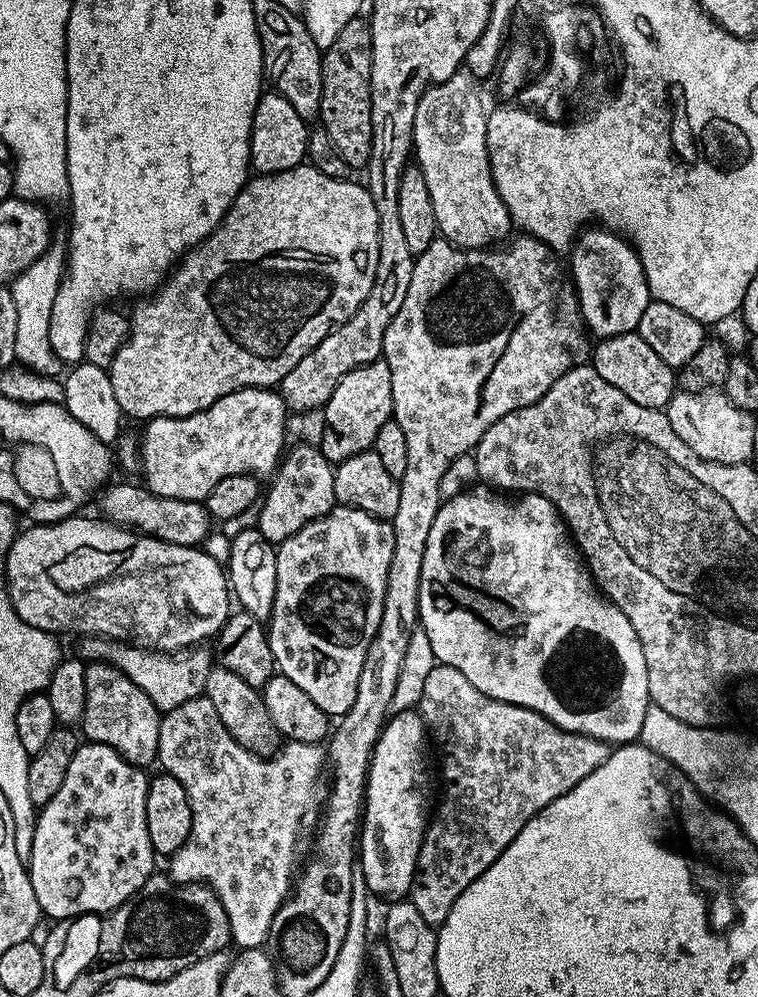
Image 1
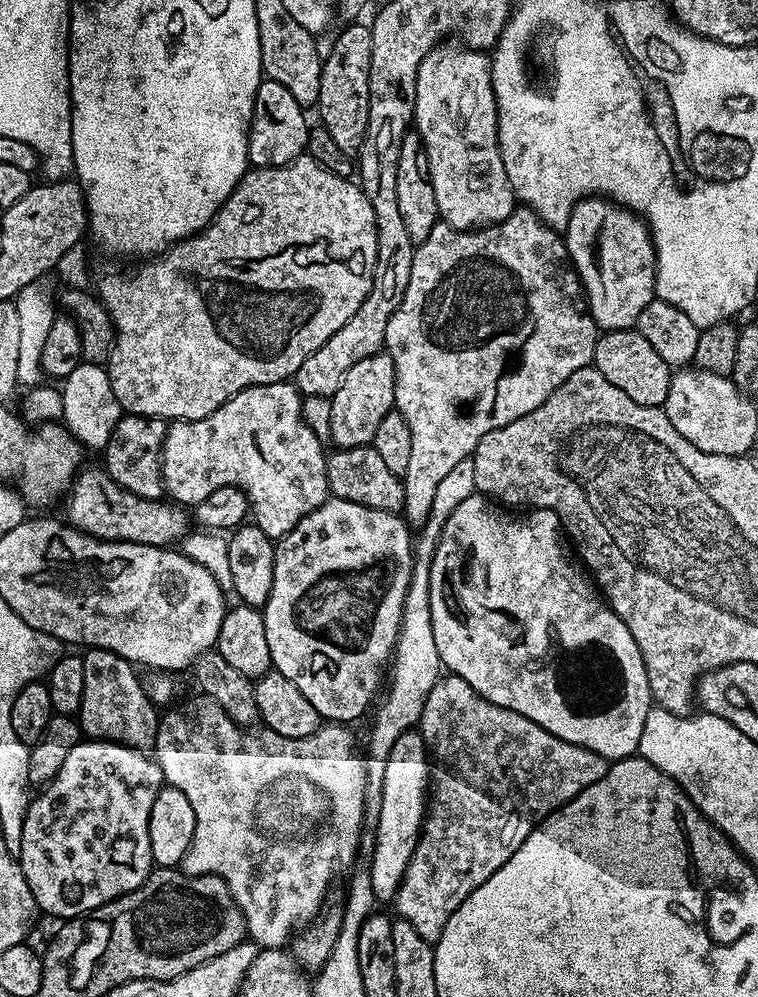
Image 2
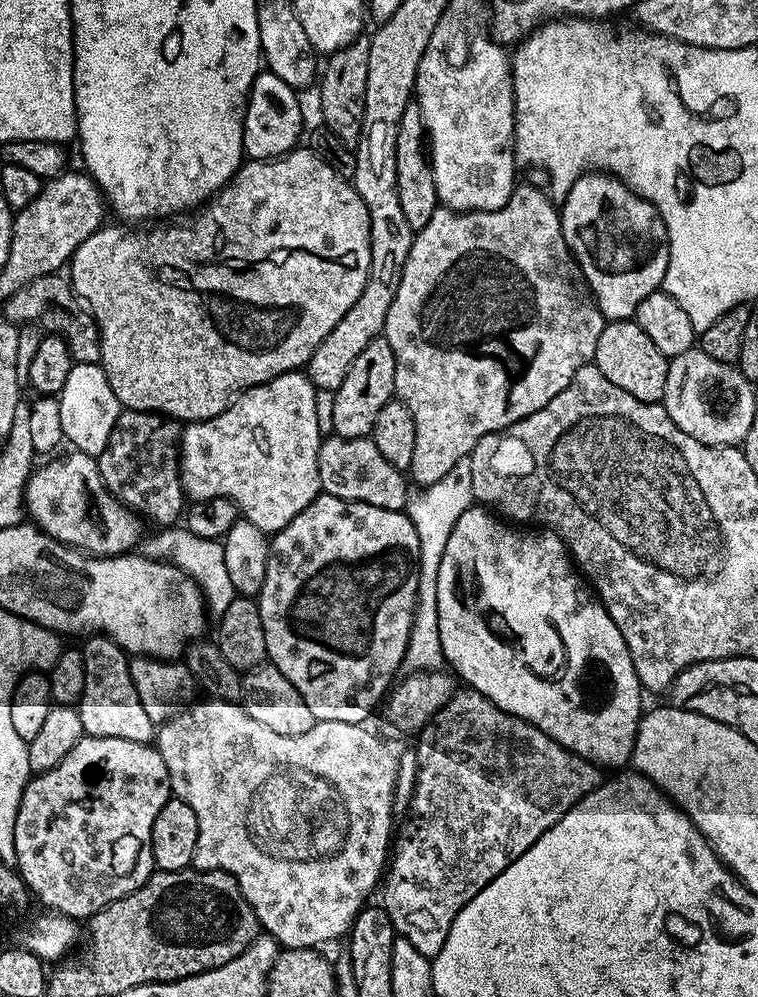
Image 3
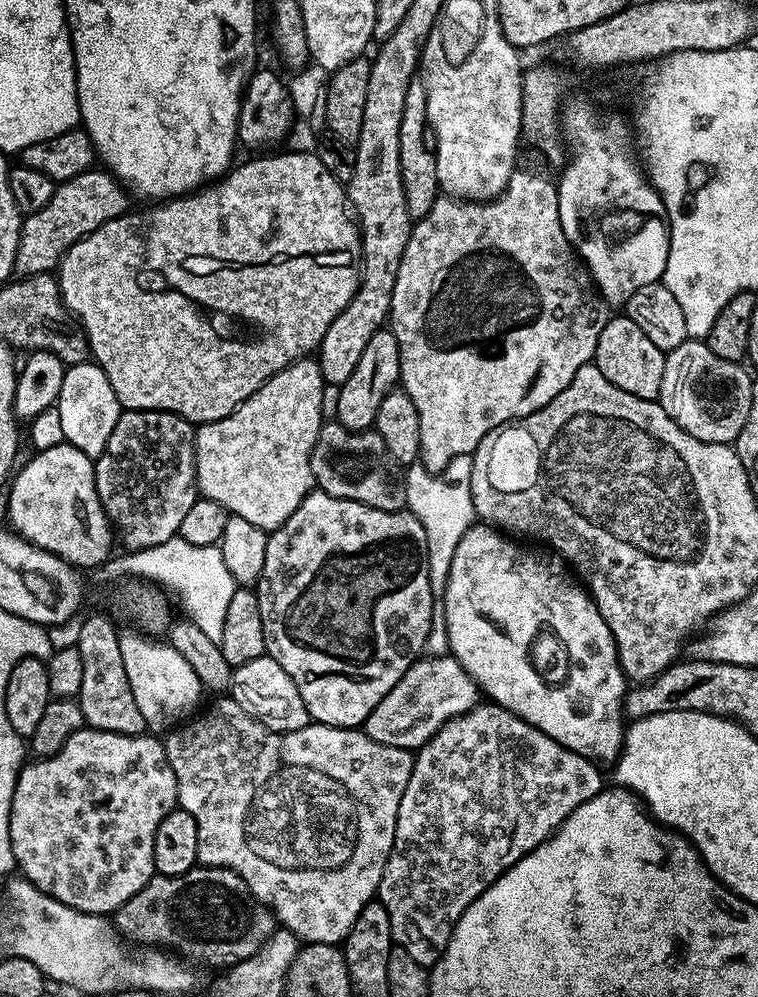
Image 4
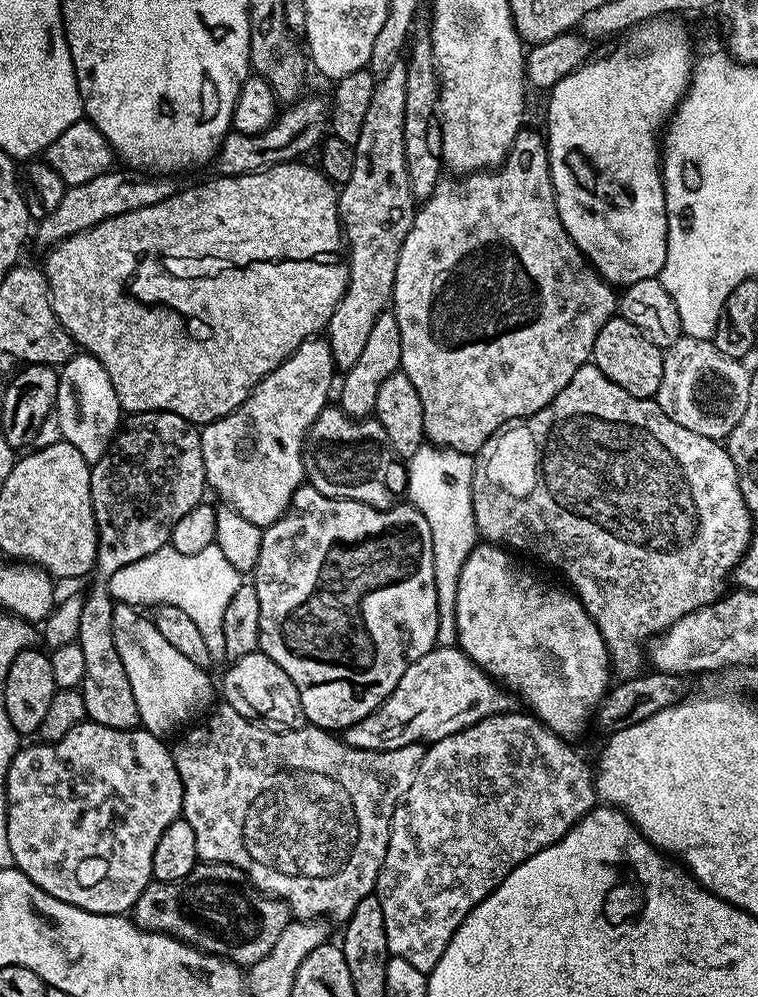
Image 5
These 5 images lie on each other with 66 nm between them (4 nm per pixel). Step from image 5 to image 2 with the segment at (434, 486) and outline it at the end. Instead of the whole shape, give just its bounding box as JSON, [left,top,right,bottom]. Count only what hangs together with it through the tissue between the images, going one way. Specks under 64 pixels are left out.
[368,458,476,786]

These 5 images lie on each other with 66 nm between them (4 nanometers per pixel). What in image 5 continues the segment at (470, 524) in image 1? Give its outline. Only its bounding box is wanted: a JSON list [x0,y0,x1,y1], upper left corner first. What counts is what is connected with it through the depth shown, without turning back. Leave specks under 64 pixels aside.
[456,542,610,738]

